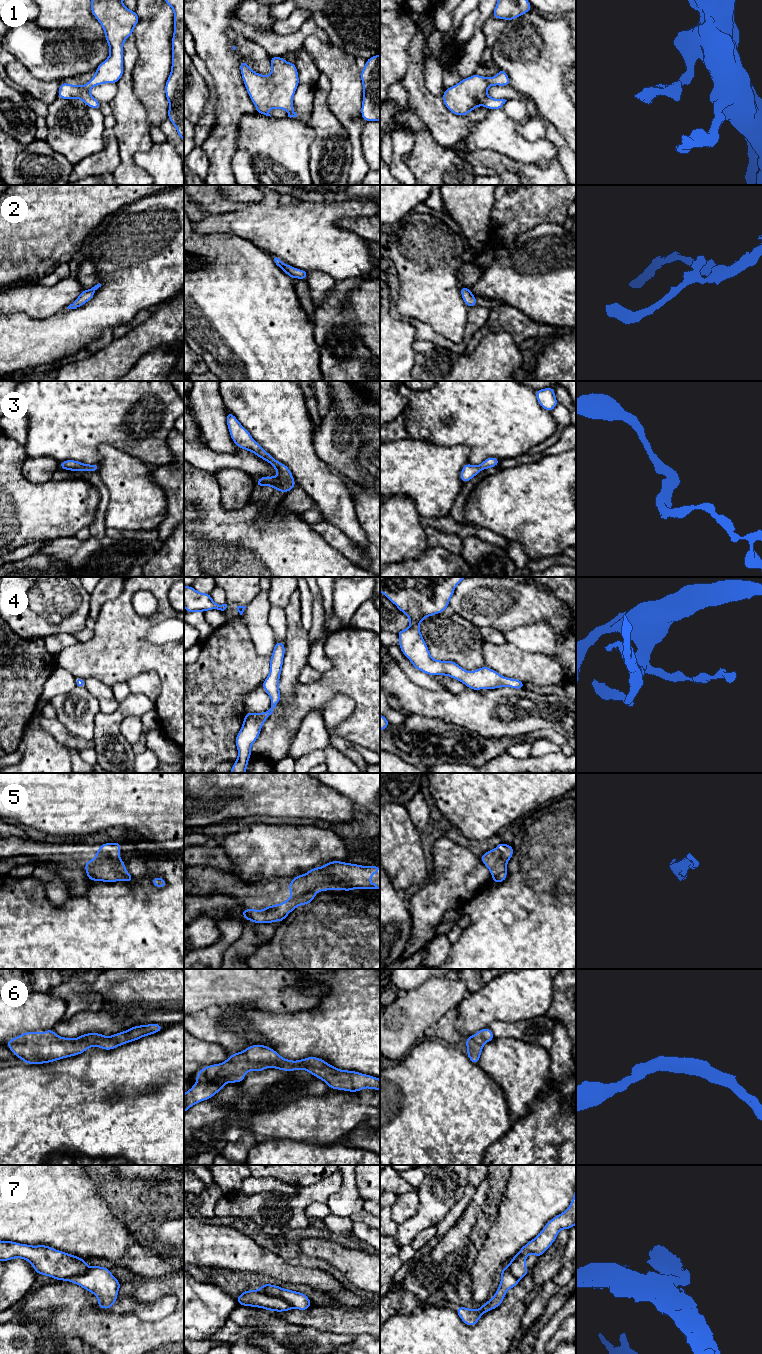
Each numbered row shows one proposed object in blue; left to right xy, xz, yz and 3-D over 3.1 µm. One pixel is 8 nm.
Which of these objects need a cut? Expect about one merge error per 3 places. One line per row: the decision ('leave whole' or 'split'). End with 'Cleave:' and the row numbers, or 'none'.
1: leave whole
2: leave whole
3: leave whole
4: leave whole
5: leave whole
6: leave whole
7: split
Cleave: 7

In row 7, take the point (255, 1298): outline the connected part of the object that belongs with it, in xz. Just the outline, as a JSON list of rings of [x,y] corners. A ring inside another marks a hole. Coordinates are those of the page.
[[[247,1290],[237,1297],[238,1305],[264,1308],[269,1311],[290,1311],[293,1307],[285,1300],[270,1296],[262,1290]]]

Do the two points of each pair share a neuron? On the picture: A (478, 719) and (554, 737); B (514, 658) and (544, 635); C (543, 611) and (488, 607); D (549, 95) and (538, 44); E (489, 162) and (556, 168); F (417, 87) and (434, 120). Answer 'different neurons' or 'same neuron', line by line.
A: different neurons
B: different neurons
C: same neuron
D: same neuron
E: same neuron
F: same neuron

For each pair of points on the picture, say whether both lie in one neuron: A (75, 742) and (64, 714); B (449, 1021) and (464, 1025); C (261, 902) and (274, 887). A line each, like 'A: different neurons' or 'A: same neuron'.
A: different neurons
B: different neurons
C: same neuron

